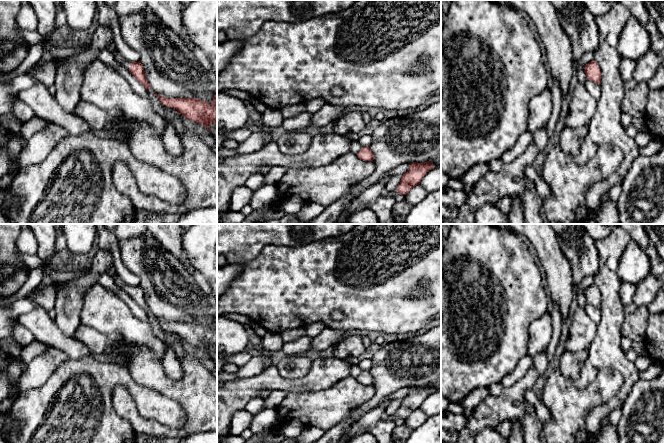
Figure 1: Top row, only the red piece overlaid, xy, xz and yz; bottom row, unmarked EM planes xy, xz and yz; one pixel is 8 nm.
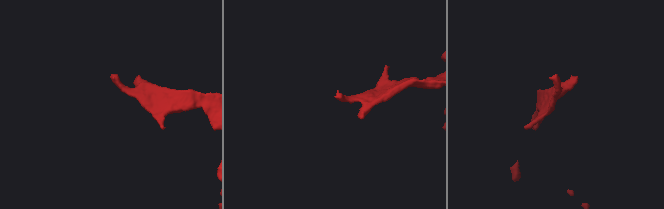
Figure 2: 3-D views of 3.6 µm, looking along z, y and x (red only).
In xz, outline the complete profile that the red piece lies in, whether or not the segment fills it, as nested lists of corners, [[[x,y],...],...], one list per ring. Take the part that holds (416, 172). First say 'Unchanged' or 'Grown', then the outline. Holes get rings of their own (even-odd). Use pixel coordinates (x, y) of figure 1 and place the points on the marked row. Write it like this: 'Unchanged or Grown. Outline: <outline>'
Grown. Outline: [[[432,162],[410,163],[410,167],[405,174],[401,176],[401,182],[392,192],[385,192],[386,195],[395,197],[398,193],[406,195],[412,188],[419,185],[427,172],[435,166]]]

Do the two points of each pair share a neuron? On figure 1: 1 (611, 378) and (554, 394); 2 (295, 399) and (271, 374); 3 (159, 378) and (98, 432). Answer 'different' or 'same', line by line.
1: same
2: different
3: different

